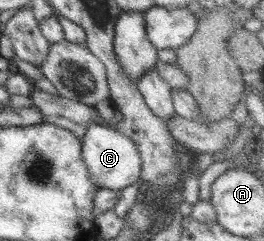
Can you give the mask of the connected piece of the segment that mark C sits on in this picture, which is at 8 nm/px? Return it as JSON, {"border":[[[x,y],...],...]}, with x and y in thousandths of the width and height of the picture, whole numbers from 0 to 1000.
{"border":[[[345,515],[311,568],[311,651],[333,689],[345,739],[379,780],[455,793],[534,747],[538,656],[511,589],[451,544],[436,515]]]}

